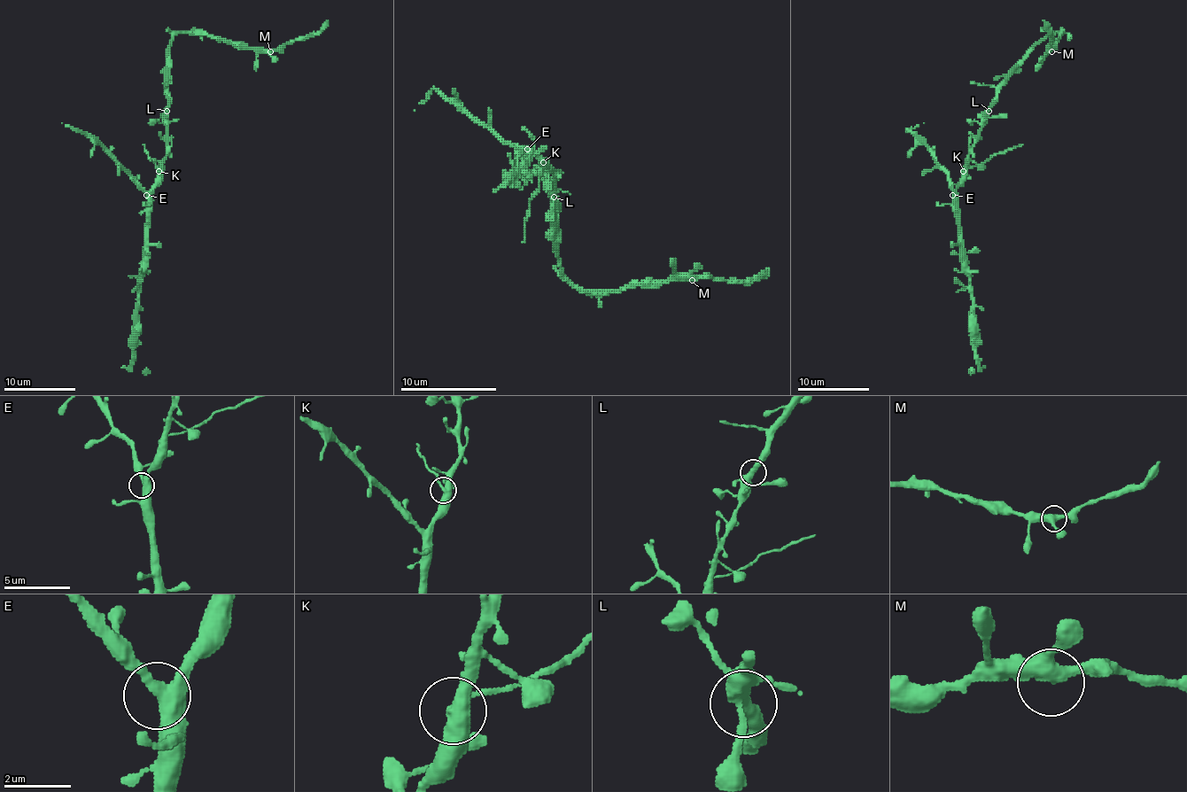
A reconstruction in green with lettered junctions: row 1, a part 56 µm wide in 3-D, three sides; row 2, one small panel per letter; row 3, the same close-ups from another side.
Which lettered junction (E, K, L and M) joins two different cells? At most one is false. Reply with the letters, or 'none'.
K

